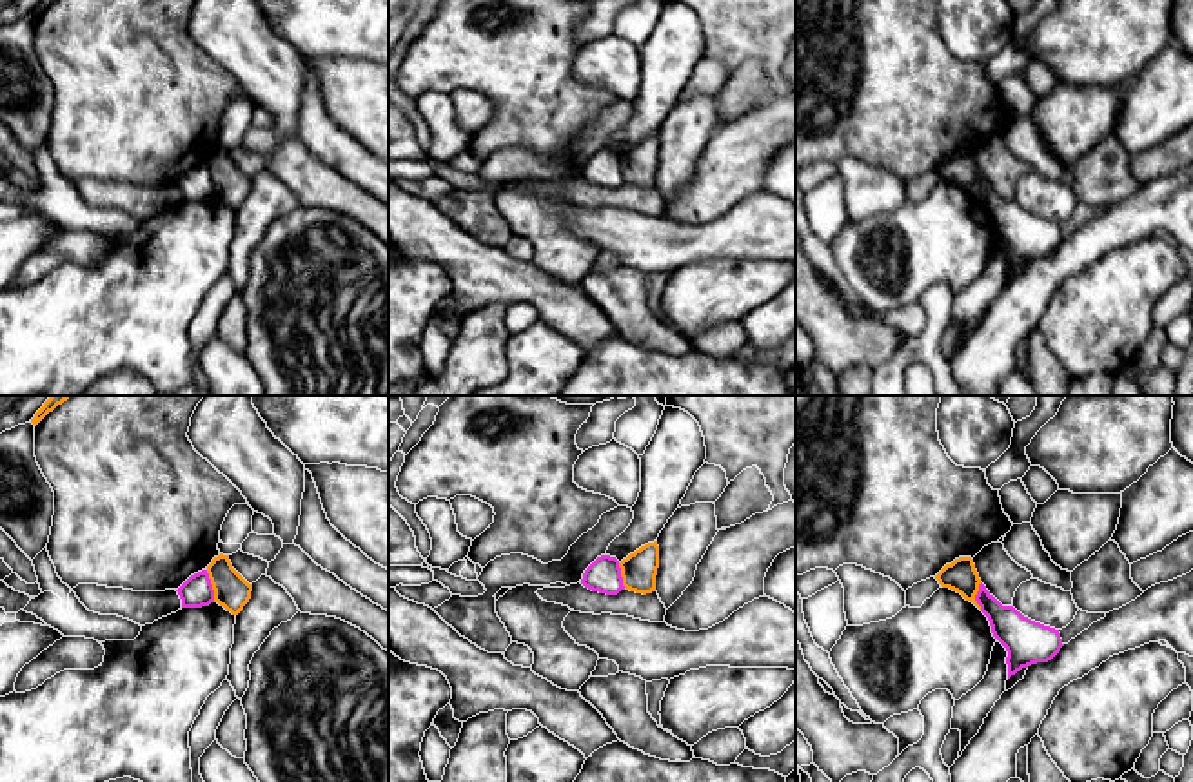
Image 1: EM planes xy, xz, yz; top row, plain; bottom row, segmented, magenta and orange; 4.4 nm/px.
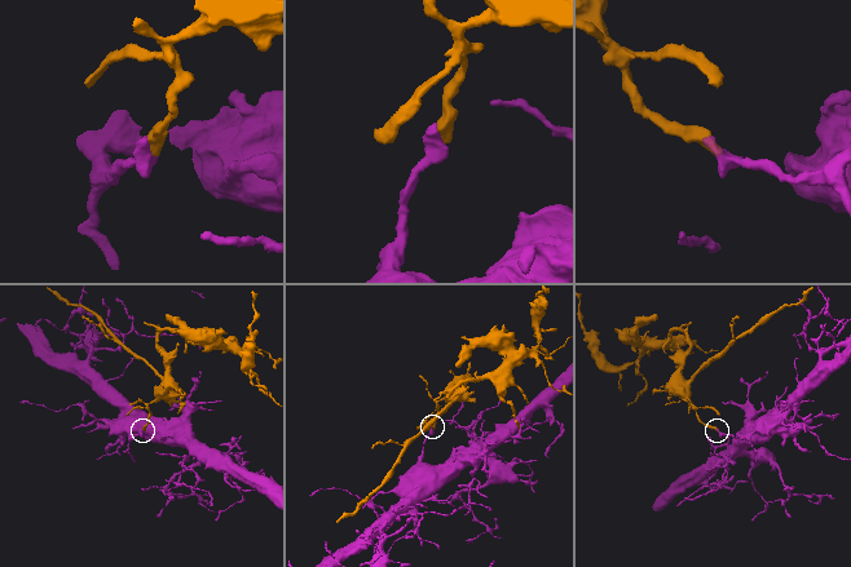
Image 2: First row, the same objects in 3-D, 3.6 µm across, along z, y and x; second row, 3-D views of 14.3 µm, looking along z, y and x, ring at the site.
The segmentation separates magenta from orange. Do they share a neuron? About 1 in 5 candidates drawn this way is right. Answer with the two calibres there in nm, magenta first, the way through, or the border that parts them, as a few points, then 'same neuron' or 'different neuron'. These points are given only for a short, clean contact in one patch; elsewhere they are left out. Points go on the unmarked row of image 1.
calibres 140 and 160 nm; border xy (206, 164), (215, 195); different neuron

